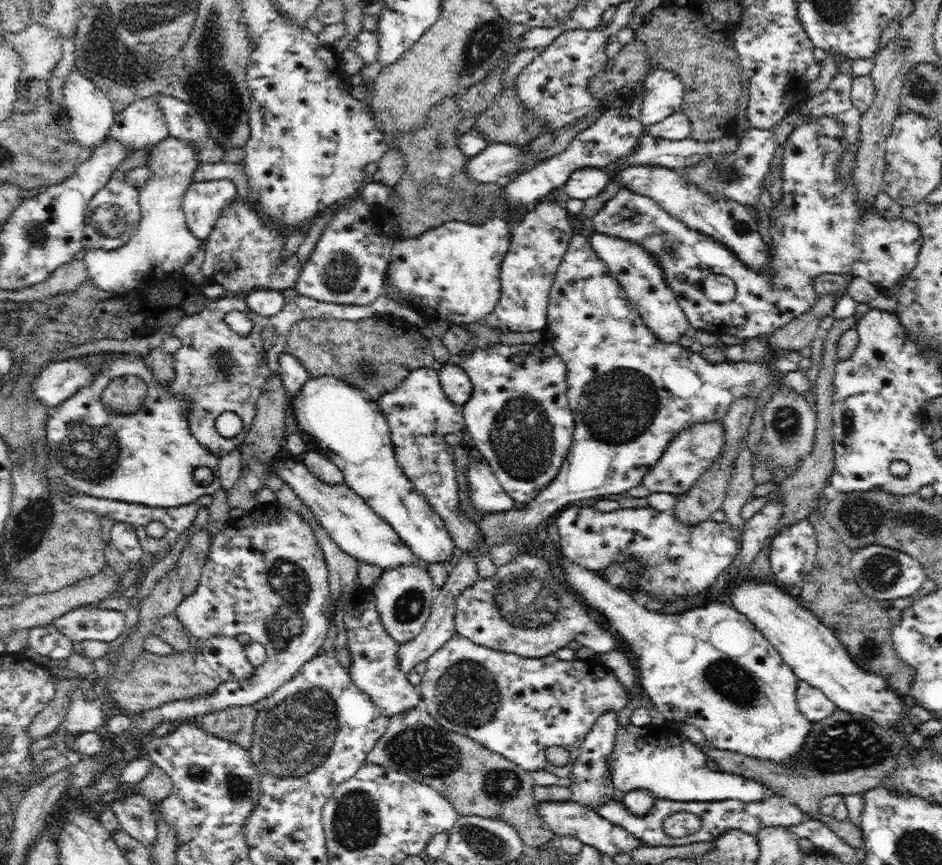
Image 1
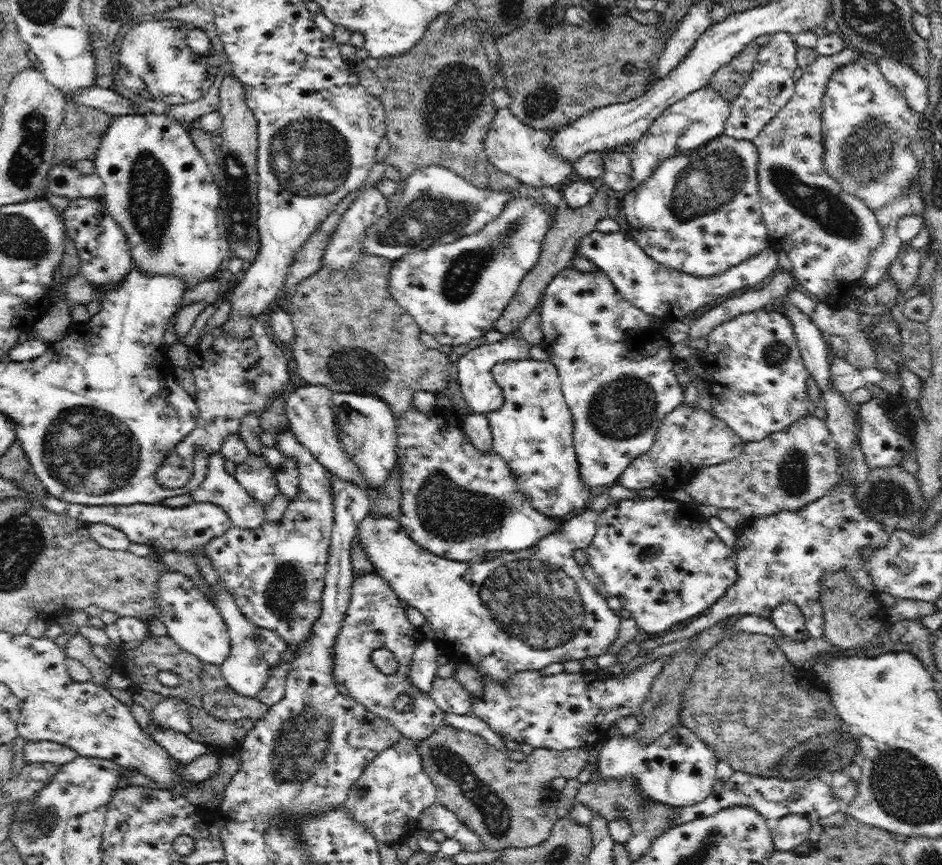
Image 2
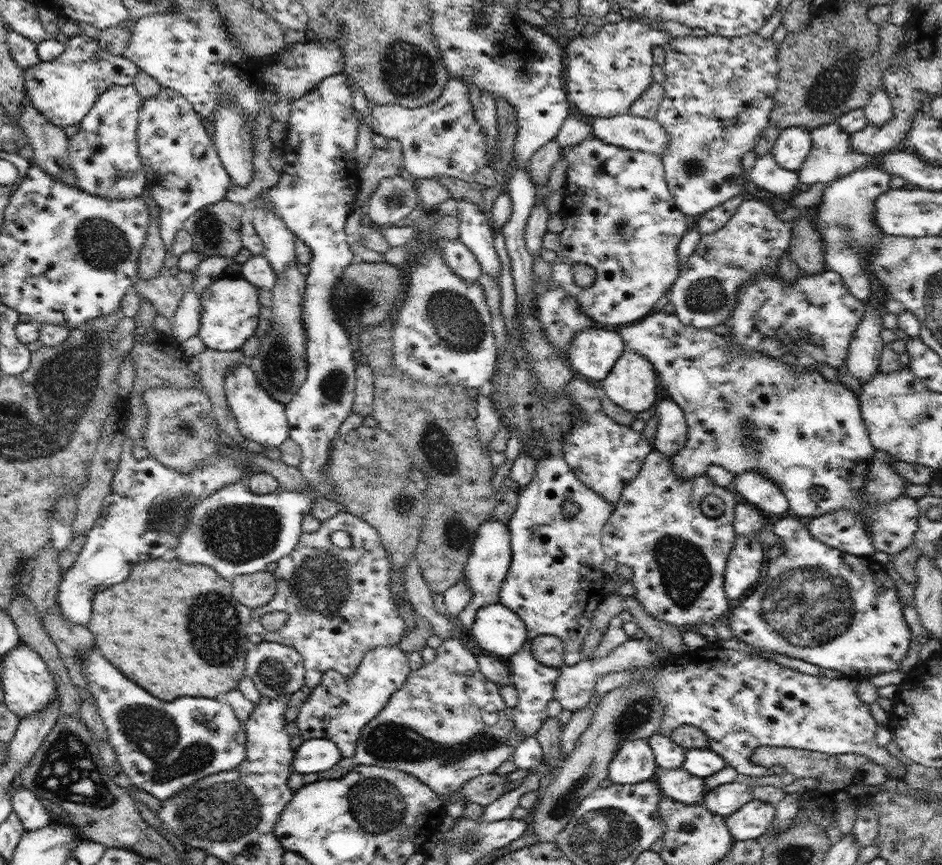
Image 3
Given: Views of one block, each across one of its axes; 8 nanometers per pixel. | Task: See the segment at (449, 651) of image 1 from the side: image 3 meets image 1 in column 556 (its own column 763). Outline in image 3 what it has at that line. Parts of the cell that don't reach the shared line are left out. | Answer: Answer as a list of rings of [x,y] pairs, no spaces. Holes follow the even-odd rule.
[[[717,645],[698,647],[682,654],[668,656],[663,659],[662,664],[657,670],[646,667],[605,674],[596,683],[595,698],[602,698],[607,692],[625,685],[636,677],[650,679],[656,696],[665,708],[659,733],[670,737],[677,726],[697,726],[707,736],[709,749],[718,753],[728,766],[734,767],[738,775],[768,776],[770,770],[753,763],[750,756],[758,746],[770,745],[803,748],[828,755],[864,754],[884,767],[889,774],[898,770],[902,777],[906,776],[906,765],[890,754],[886,747],[877,743],[875,734],[879,724],[870,714],[869,705],[858,698],[857,683],[852,679],[844,676],[832,679],[824,675],[804,674],[756,653],[724,649]]]

